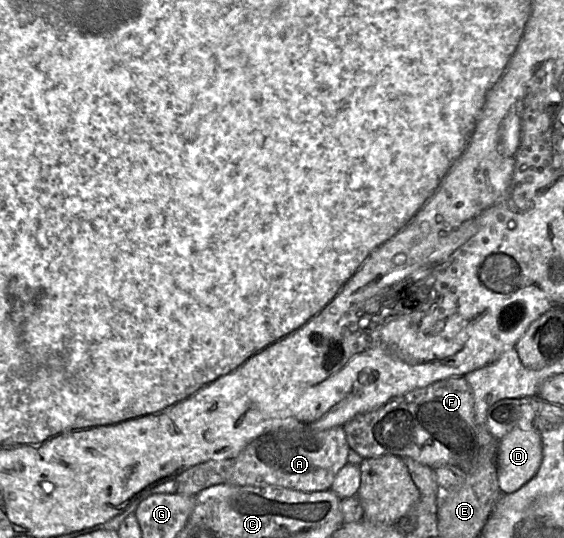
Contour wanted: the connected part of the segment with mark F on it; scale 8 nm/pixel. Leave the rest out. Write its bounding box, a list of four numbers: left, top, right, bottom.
[343,376,481,471]

